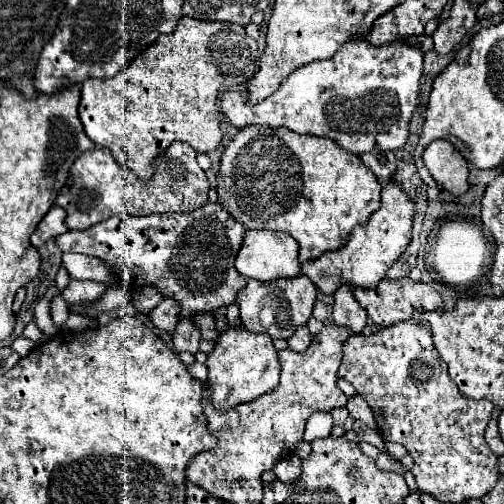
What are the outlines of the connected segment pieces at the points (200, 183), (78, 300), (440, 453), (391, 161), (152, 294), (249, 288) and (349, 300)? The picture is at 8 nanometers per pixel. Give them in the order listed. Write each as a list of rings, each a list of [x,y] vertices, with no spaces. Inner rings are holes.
[[[176,141],[174,145],[170,145],[164,153],[164,157],[158,159],[156,163],[156,173],[150,181],[142,181],[138,179],[134,173],[130,173],[128,169],[124,169],[118,161],[114,161],[114,155],[110,153],[110,149],[94,149],[94,151],[86,151],[82,153],[72,169],[70,169],[70,177],[68,183],[64,185],[64,189],[60,189],[60,195],[56,199],[56,205],[64,207],[68,211],[66,217],[66,225],[68,229],[88,229],[104,219],[110,219],[114,215],[126,213],[126,215],[152,215],[152,213],[192,213],[198,207],[208,203],[208,179],[204,175],[204,171],[200,169],[200,165],[196,163],[196,151],[186,145]]]
[[[70,281],[70,285],[62,291],[62,297],[68,305],[90,305],[102,297],[106,291],[104,283],[96,281]]]
[[[410,319],[398,325],[384,327],[368,337],[352,335],[344,343],[344,359],[338,369],[338,377],[354,385],[356,391],[366,399],[378,423],[380,435],[386,441],[404,445],[408,455],[412,455],[414,467],[410,469],[410,473],[414,475],[416,485],[422,493],[434,495],[438,501],[466,503],[468,499],[482,499],[490,491],[490,487],[496,485],[500,477],[498,455],[492,453],[484,439],[484,431],[494,405],[486,399],[466,399],[458,391],[456,383],[448,375],[446,363],[440,359],[438,351],[432,345],[430,327],[418,323],[416,319]]]
[[[380,151],[364,153],[364,155],[360,155],[360,159],[380,181],[388,179],[396,171],[396,159],[394,159],[392,151],[390,153],[388,151],[386,153],[380,153]]]
[[[140,287],[132,293],[132,305],[144,315],[148,315],[150,309],[154,309],[160,301],[162,301],[162,295],[154,287]]]
[[[292,277],[292,279],[276,279],[270,283],[248,281],[248,285],[238,293],[238,307],[242,325],[250,333],[266,333],[274,339],[290,339],[298,325],[306,325],[312,315],[316,301],[316,287],[306,277]]]
[[[340,285],[336,289],[332,319],[338,325],[350,327],[354,333],[362,333],[362,329],[366,327],[366,311],[356,303],[350,285]]]

